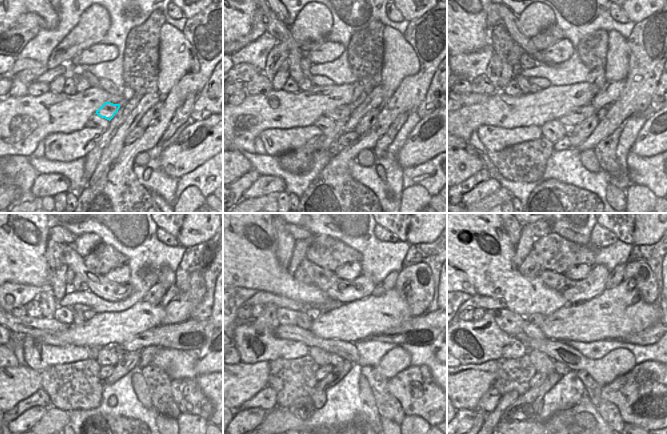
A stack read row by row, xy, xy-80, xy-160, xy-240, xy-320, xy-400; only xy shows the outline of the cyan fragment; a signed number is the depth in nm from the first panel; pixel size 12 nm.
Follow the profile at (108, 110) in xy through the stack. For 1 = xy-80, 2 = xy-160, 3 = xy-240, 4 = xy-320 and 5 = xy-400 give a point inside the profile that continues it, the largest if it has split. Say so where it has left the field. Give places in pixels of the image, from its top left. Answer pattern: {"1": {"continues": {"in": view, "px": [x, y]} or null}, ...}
{"1": {"continues": {"in": "xy-80", "px": [343, 111]}}, "2": {"continues": {"in": "xy-160", "px": [575, 116]}}, "3": {"continues": {"in": "xy-240", "px": [190, 334]}}, "4": {"continues": {"in": "xy-320", "px": [422, 330]}}, "5": {"continues": {"in": "xy-400", "px": [649, 336]}}}

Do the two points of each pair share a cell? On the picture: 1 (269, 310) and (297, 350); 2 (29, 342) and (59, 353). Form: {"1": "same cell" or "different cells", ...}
{"1": "same cell", "2": "same cell"}

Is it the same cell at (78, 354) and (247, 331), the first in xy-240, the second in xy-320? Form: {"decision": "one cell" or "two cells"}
{"decision": "one cell"}

